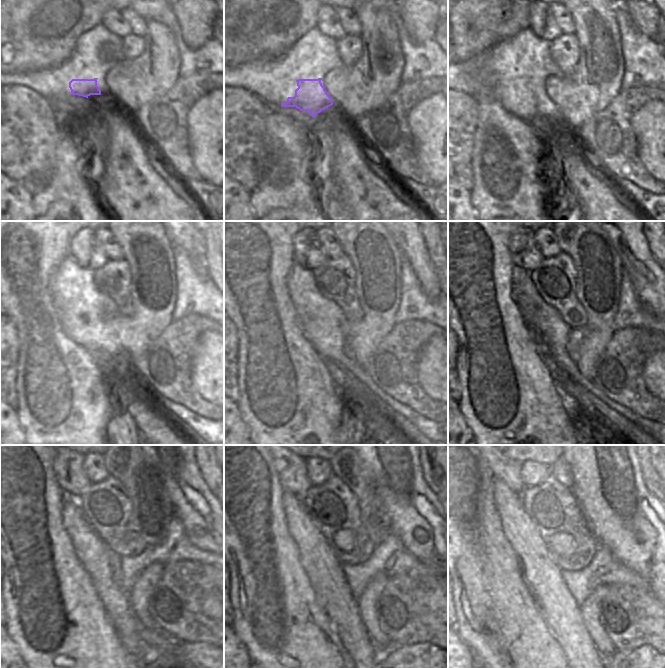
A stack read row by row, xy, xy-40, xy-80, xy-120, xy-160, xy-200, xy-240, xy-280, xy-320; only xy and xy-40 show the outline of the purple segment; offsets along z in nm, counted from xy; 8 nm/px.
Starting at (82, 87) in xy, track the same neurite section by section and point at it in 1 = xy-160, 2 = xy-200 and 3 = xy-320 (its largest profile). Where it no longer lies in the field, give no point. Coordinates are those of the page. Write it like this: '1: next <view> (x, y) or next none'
1: next xy-160 (323, 324)
2: next xy-200 (544, 320)
3: next xy-320 (544, 579)

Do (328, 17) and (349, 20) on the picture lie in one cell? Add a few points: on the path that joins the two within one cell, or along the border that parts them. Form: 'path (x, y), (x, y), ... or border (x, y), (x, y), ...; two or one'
border (334, 10), (342, 29), (347, 34); two

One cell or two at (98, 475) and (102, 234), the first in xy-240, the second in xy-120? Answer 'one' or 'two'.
one

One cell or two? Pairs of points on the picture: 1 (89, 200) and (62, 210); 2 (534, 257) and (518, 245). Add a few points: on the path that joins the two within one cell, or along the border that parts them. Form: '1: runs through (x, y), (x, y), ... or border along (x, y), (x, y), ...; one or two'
1: runs through (82, 205), (72, 205), (69, 208); one
2: runs through (530, 253), (525, 246), (522, 246); one

